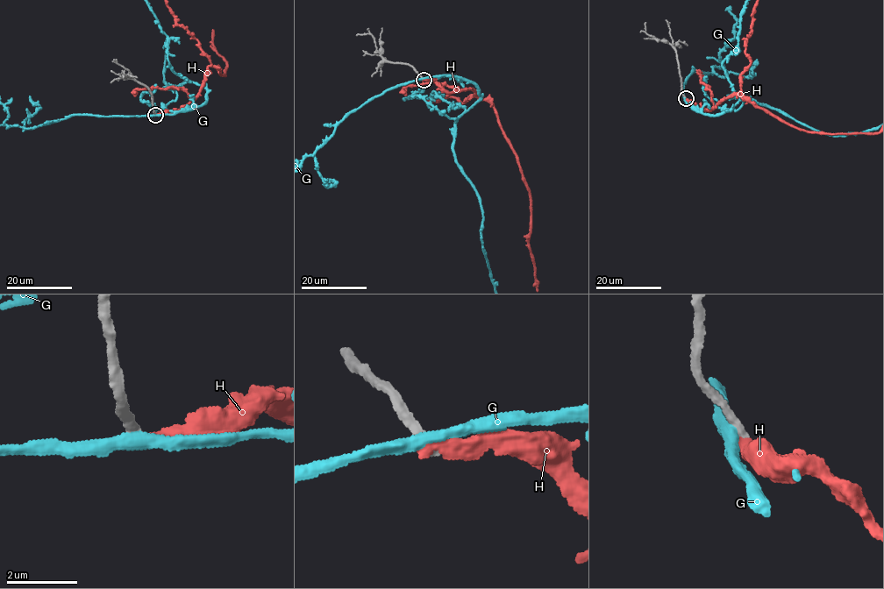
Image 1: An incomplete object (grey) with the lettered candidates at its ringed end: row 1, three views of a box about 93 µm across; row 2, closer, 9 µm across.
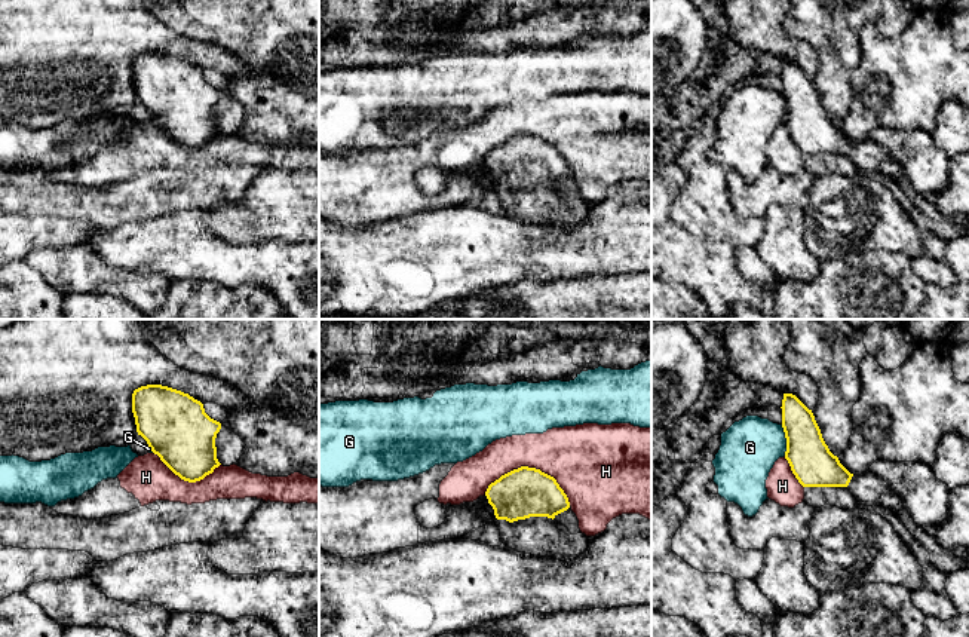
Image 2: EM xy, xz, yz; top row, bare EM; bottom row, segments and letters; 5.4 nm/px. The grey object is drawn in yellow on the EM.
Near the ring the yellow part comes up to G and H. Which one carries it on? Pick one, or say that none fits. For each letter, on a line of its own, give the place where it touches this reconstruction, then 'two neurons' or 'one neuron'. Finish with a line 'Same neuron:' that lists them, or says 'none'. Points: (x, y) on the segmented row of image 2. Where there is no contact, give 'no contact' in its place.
G: yz (787, 440) | two neurons
H: xz (531, 468) | two neurons
Same neuron: none

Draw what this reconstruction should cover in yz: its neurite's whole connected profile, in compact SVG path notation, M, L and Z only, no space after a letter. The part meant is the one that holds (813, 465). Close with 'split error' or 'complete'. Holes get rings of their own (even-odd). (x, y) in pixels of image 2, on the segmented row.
M784 393L781 408L785 459L803 487L846 487L858 505L881 506L896 514L904 509L901 497L884 480L870 471L853 475L840 463L825 444L812 410L795 395Z; split error

